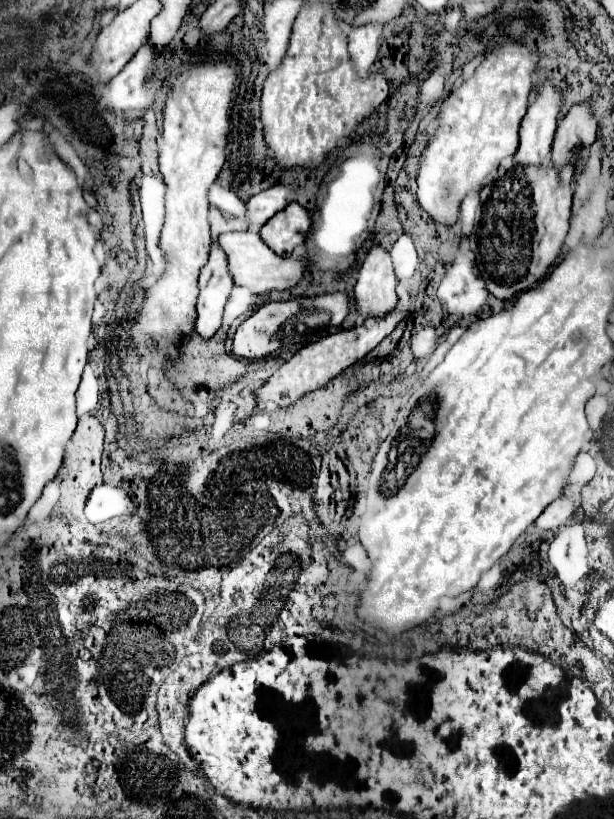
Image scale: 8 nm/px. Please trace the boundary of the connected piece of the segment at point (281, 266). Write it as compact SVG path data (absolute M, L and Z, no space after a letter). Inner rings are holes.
M225 232L219 236L219 246L227 254L229 274L237 286L245 286L257 294L269 290L287 290L295 286L305 272L305 262L293 260L291 256L277 256L261 238L253 232Z

